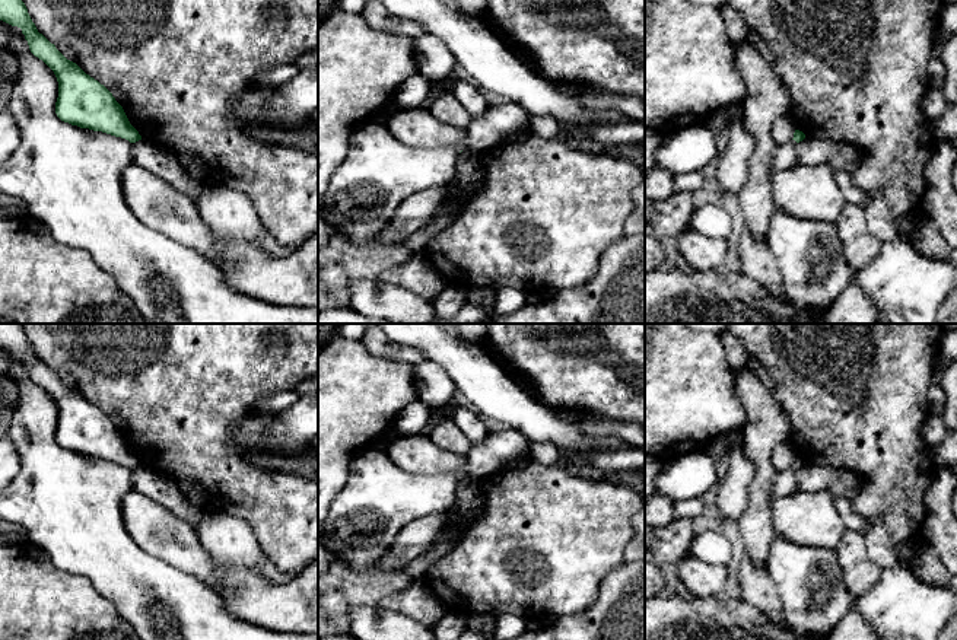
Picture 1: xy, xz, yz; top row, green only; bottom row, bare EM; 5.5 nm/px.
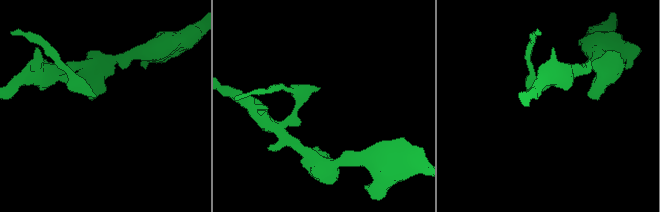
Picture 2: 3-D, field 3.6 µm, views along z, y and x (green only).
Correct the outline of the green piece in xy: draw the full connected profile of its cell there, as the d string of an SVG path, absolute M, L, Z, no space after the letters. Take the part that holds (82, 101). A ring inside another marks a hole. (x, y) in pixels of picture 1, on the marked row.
M0 0L0 20L20 28L31 52L54 71L58 82L55 114L61 121L130 143L142 140L112 93L38 32L22 0Z

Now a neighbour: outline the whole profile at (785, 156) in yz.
M789 140L783 144L776 144L773 153L773 163L778 171L788 171L797 166L798 155L797 155L797 141Z

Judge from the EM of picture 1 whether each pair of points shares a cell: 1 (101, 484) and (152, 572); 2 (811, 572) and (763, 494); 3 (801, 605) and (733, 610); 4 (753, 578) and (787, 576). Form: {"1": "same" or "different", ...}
{"1": "same", "2": "different", "3": "different", "4": "different"}

